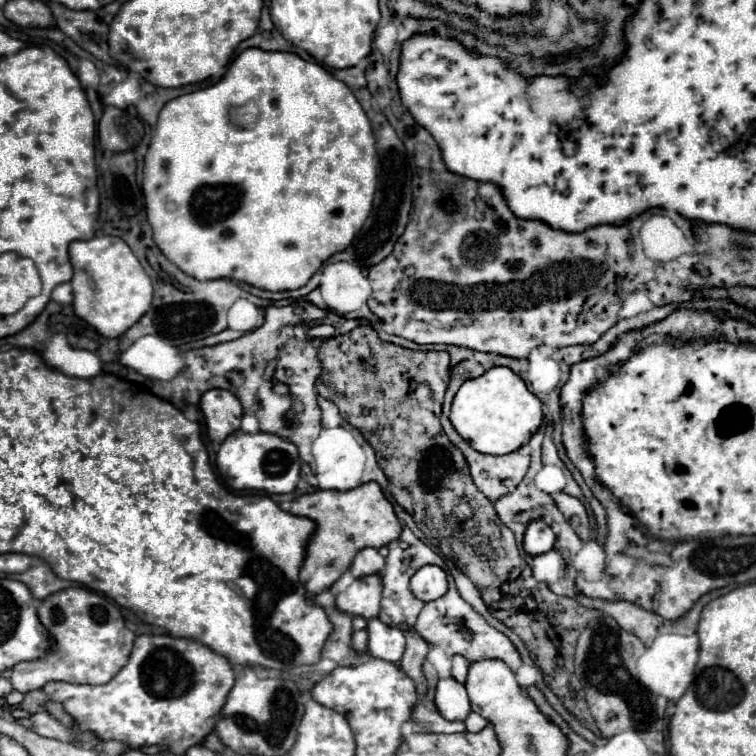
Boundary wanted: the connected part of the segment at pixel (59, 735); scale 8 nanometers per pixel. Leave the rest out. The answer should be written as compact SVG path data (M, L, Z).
M39 710L35 714L29 716L31 724L29 728L41 736L49 736L49 738L57 738L57 740L63 740L63 742L71 742L77 738L77 734L71 730L71 728L65 728L63 724L59 724L49 712L45 710Z

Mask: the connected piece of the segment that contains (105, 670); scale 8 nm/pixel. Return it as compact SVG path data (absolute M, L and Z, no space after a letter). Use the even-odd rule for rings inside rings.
M67 588L45 598L37 610L39 620L53 636L53 650L47 658L21 662L11 670L11 684L25 694L43 688L47 682L61 680L71 684L107 684L129 660L135 634L125 628L119 606L87 588Z

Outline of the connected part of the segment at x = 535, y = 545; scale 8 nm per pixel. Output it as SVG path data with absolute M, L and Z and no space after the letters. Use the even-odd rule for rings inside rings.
M535 520L527 526L523 548L529 556L539 556L549 552L555 546L555 540L557 540L555 532L543 520Z

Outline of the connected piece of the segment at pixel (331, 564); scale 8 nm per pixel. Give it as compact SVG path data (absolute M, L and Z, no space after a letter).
M377 482L361 484L353 490L315 490L297 496L291 506L291 514L307 516L315 520L317 528L307 548L307 558L301 568L301 582L307 588L307 596L315 596L325 588L331 588L339 576L351 566L355 554L361 548L381 548L397 540L401 524L395 516L393 504L383 494Z

